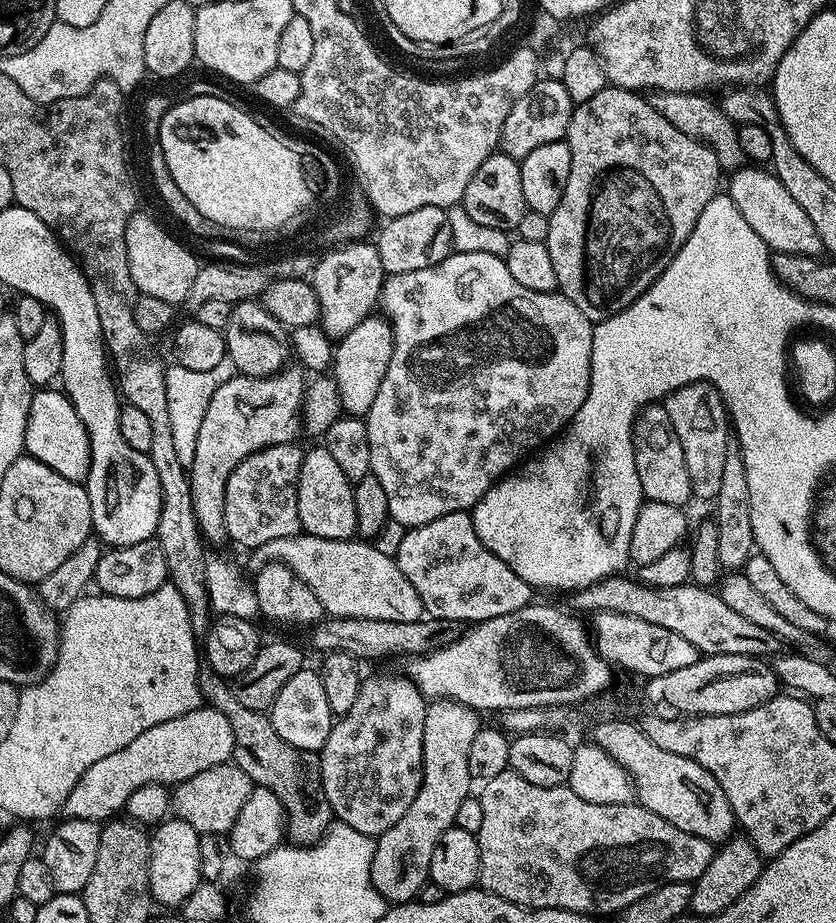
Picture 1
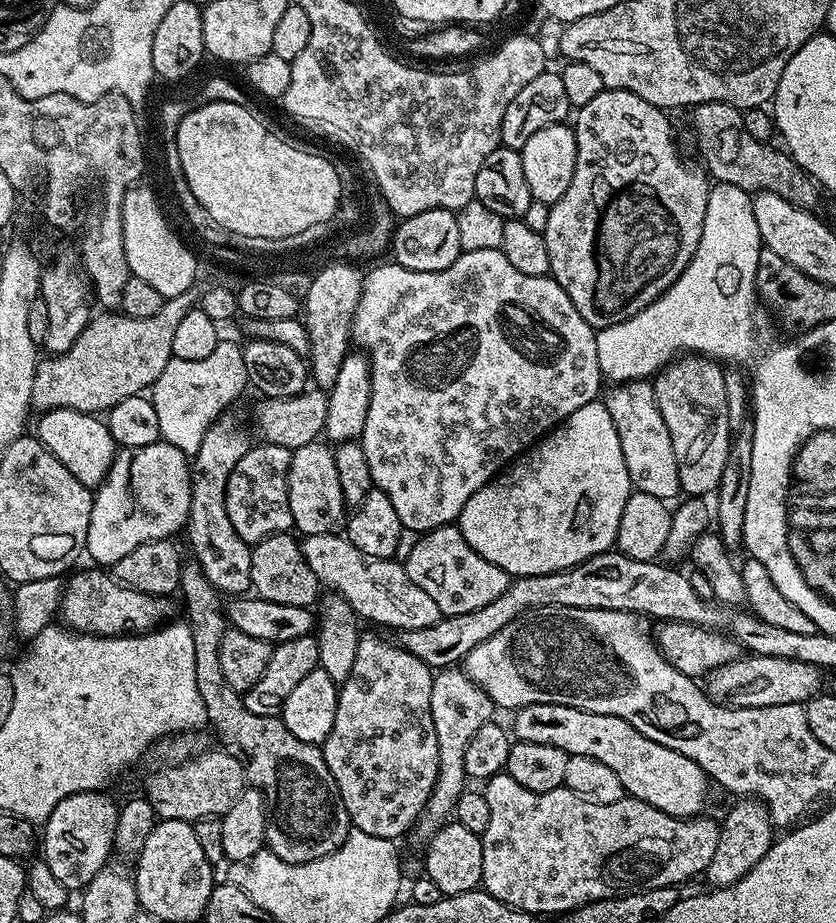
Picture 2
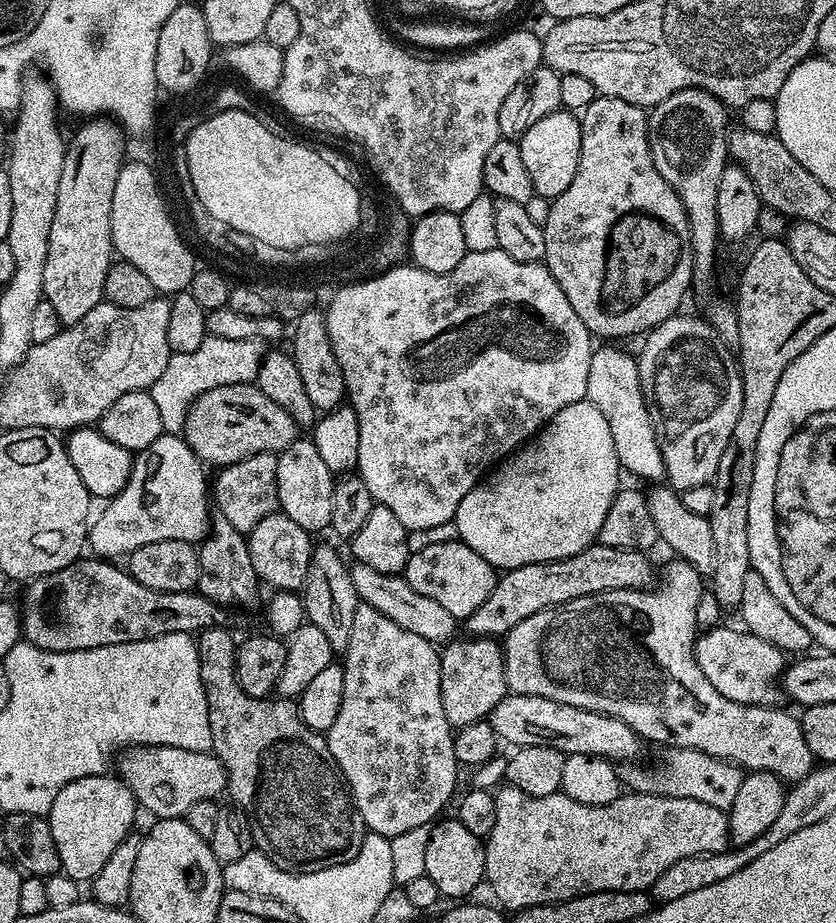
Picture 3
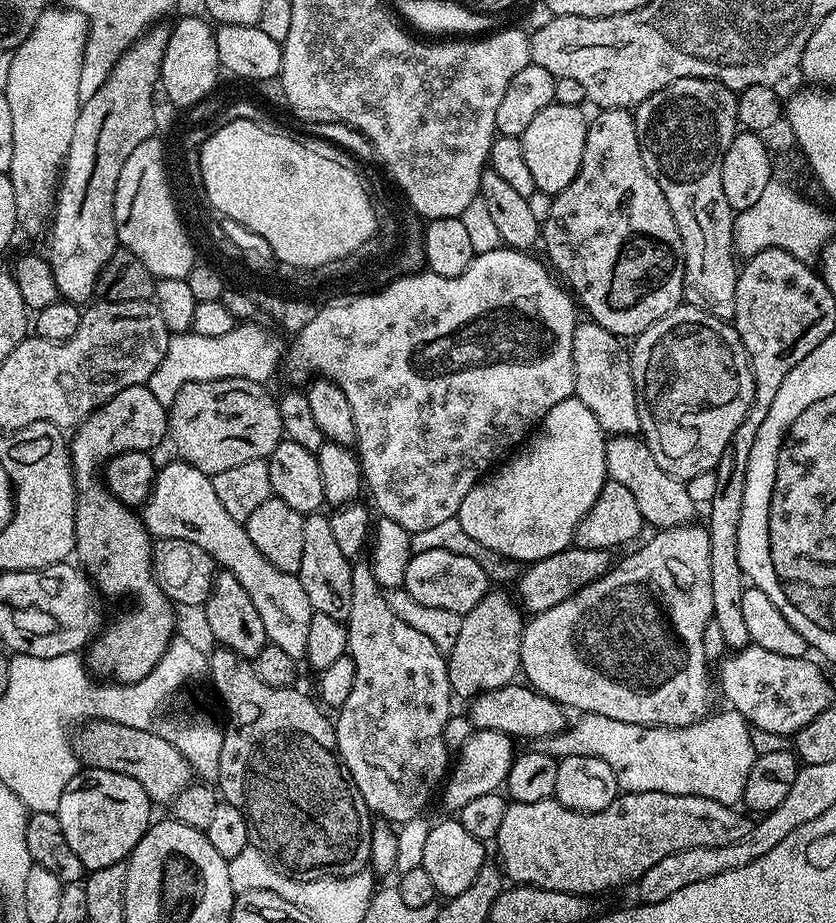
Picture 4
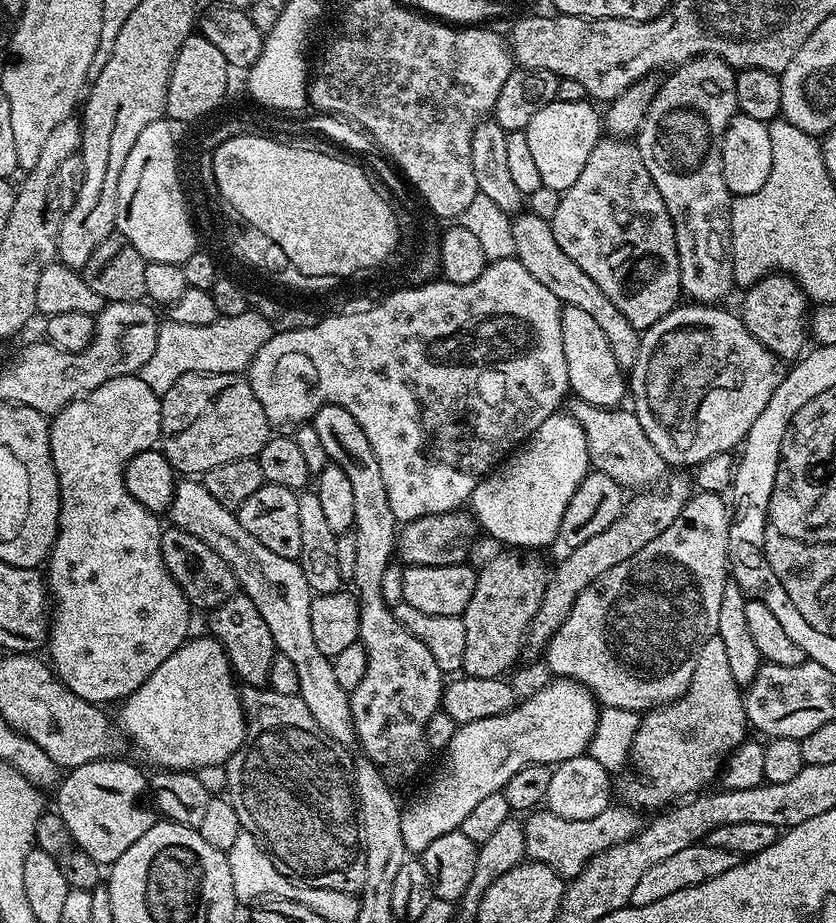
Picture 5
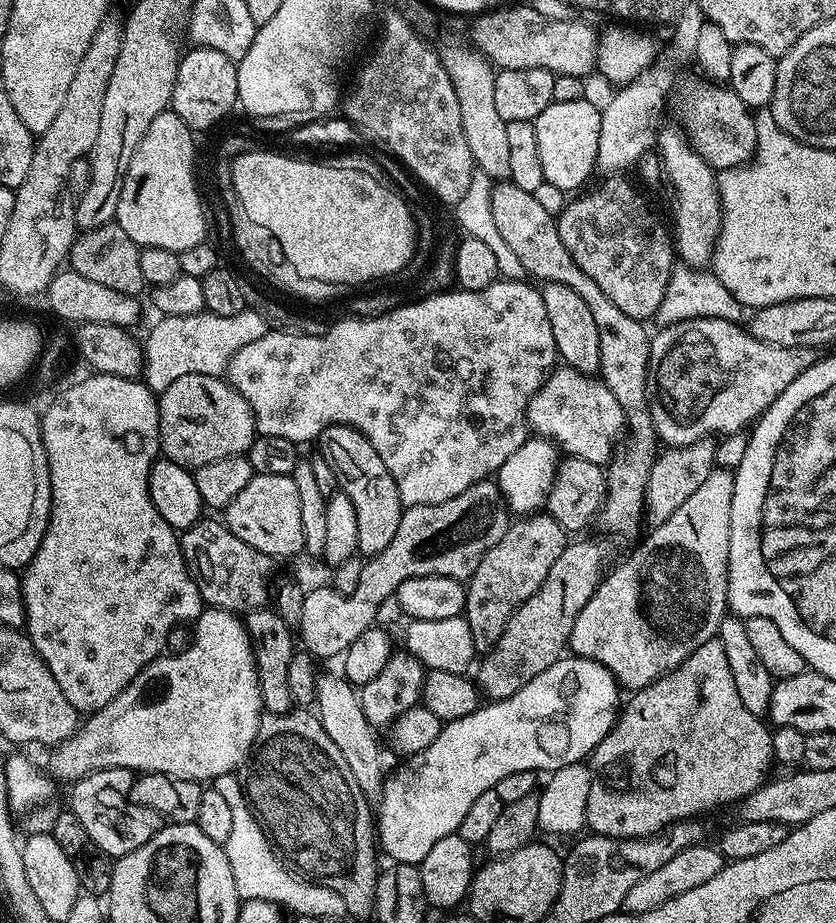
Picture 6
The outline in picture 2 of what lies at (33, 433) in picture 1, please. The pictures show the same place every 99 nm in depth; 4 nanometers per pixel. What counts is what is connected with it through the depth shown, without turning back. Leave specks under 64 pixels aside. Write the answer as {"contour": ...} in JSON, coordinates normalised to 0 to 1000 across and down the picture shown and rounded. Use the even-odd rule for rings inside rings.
{"contour":[[[66,442],[51,447],[47,454],[45,476],[55,483],[55,488],[60,488],[60,492],[65,492],[65,496],[69,496],[69,501],[74,501],[74,505],[79,505],[79,509],[84,509],[84,514],[98,522],[98,527],[111,531],[118,529],[141,489],[140,479],[132,470],[128,458],[118,450],[83,442]]]}

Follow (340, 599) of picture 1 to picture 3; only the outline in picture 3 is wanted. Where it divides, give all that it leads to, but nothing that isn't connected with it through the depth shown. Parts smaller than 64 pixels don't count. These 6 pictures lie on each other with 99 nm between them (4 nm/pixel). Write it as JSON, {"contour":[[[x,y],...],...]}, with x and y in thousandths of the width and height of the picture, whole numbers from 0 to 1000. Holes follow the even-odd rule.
{"contour":[[[422,610],[420,616],[427,647],[434,653],[447,657],[447,661],[457,661],[457,665],[462,665],[467,674],[476,674],[481,683],[490,683],[490,687],[500,687],[500,691],[510,691],[523,700],[537,697],[547,688],[548,674],[543,665],[535,663],[525,652],[510,648],[510,644],[500,644],[500,639],[495,639],[495,635],[490,635],[482,623],[457,622],[457,618],[427,610]]]}

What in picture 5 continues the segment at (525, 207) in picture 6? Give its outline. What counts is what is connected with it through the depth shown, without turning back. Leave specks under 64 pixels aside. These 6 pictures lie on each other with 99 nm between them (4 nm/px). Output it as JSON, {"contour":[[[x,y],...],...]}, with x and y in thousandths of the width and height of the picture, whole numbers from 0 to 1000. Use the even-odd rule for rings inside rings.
{"contour":[[[627,228],[614,237],[612,248],[616,281],[622,282],[624,288],[629,288],[629,293],[634,293],[634,297],[639,297],[639,301],[644,301],[644,306],[648,306],[648,310],[653,310],[653,314],[658,314],[658,319],[670,325],[671,330],[693,332],[701,336],[701,340],[709,342],[711,349],[715,349],[717,355],[724,360],[742,400],[755,401],[763,388],[767,361],[758,353],[754,353],[754,349],[749,349],[739,332],[734,332],[734,327],[730,327],[730,323],[725,323],[725,319],[715,314],[714,308],[691,289],[691,284],[684,283],[672,272],[672,267],[667,267],[663,258],[659,242],[644,236],[644,232]]]}

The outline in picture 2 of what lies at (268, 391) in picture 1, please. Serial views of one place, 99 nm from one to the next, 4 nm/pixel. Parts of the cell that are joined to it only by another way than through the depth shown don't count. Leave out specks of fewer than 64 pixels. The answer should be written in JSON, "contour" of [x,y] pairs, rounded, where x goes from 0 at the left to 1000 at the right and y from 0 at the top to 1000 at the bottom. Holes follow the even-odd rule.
{"contour":[[[260,457],[246,466],[242,483],[237,483],[233,494],[227,498],[230,521],[227,557],[222,569],[225,587],[242,622],[246,622],[260,641],[274,641],[272,645],[278,648],[295,642],[301,636],[301,594],[289,583],[285,583],[285,574],[280,574],[275,557],[270,557],[270,522],[275,518],[275,509],[285,505],[289,492],[294,492],[298,484],[294,469],[281,468],[272,464],[268,457]]]}

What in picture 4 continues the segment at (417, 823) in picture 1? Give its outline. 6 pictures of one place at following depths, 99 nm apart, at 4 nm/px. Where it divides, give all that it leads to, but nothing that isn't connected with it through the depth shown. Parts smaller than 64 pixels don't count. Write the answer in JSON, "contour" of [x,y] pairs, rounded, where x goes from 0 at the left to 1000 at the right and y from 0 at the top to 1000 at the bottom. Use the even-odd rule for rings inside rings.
{"contour":[[[586,639],[567,661],[555,666],[548,696],[543,696],[541,705],[533,711],[538,743],[547,755],[566,756],[581,749],[596,748],[618,736],[629,667],[621,653],[609,646]]]}

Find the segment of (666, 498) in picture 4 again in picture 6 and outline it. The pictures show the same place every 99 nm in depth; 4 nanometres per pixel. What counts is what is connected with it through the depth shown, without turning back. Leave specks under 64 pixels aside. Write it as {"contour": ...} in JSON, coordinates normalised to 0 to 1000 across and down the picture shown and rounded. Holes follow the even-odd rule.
{"contour":[[[666,397],[657,403],[634,436],[632,462],[642,473],[659,477],[671,491],[722,505],[738,489],[749,456],[739,431],[730,427],[721,412],[678,397]]]}

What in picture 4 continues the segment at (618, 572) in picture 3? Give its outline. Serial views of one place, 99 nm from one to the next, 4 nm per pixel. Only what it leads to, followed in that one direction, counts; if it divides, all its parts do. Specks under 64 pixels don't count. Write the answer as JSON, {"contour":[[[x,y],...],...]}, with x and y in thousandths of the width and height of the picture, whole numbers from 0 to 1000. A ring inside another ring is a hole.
{"contour":[[[681,592],[667,600],[658,600],[658,605],[635,608],[634,613],[628,614],[632,616],[623,622],[622,629],[617,633],[616,645],[628,664],[652,663],[658,661],[658,657],[667,657],[667,652],[677,652],[677,648],[691,644],[696,635],[706,635],[706,631],[727,621],[733,611],[734,602],[728,595],[706,596]]]}

